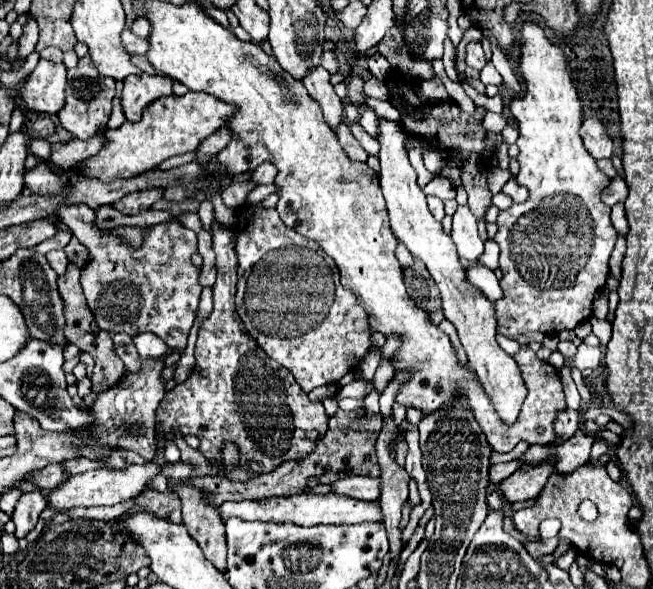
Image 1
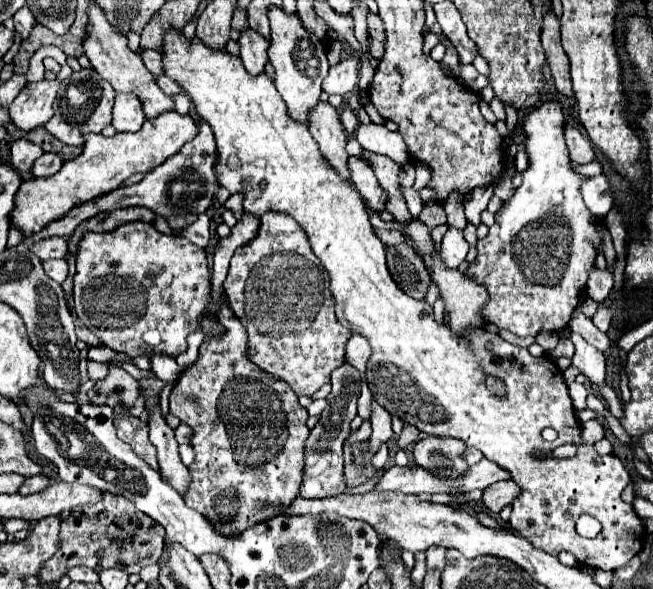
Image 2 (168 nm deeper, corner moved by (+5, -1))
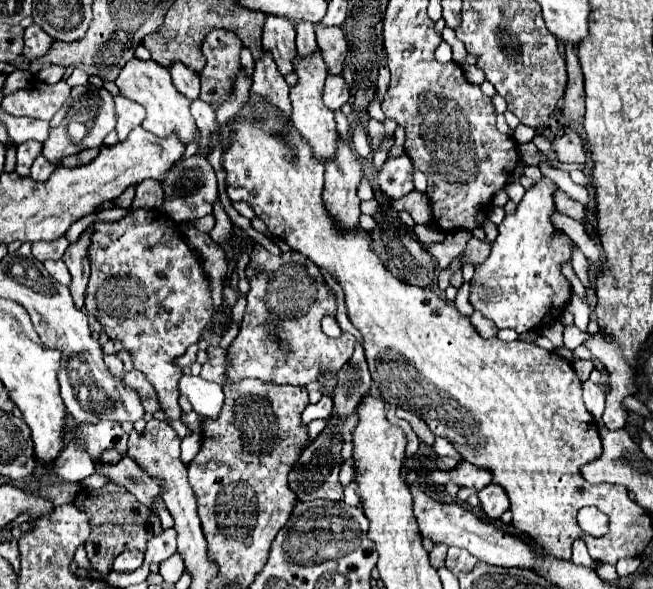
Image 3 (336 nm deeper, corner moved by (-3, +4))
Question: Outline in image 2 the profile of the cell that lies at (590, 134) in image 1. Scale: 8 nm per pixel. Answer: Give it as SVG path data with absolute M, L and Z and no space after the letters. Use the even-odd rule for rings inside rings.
M576 127L564 129L564 141L568 147L568 157L572 159L574 165L584 165L584 163L594 161L594 149L590 141Z

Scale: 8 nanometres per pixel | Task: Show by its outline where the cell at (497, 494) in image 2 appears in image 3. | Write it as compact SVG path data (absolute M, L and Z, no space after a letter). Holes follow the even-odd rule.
M488 484L486 488L482 488L478 492L478 498L480 498L482 510L492 520L498 520L510 508L510 500L508 500L508 496L504 496L504 488L500 488L496 484Z

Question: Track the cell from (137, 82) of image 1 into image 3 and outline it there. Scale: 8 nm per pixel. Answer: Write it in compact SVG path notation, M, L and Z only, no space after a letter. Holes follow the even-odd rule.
M118 94L114 98L114 104L116 104L116 114L118 114L118 122L116 122L118 140L126 140L130 130L142 124L142 120L144 120L144 106L124 98L122 94Z

